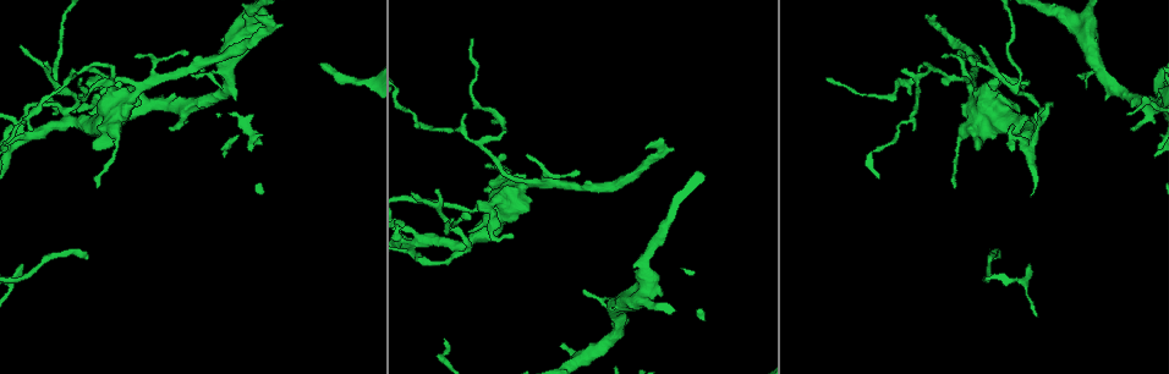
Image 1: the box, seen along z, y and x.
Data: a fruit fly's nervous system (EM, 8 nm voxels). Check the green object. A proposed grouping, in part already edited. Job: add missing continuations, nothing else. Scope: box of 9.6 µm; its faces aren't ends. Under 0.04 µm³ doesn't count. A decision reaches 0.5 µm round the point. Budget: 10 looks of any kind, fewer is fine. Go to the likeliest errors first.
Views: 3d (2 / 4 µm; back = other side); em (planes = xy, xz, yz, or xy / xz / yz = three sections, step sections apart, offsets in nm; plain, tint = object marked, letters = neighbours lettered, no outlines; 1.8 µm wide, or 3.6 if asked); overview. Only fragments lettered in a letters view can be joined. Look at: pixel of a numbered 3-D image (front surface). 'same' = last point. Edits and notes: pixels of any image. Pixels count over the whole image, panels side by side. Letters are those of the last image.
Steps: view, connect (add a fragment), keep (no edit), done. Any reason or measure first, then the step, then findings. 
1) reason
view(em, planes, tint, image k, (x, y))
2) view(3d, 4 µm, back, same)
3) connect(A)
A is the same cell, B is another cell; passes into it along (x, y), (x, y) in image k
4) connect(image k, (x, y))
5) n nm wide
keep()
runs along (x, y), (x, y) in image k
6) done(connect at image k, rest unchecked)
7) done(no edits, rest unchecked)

long arm stops here
view(em, xy, step 8, letters, image 1, (646, 147))

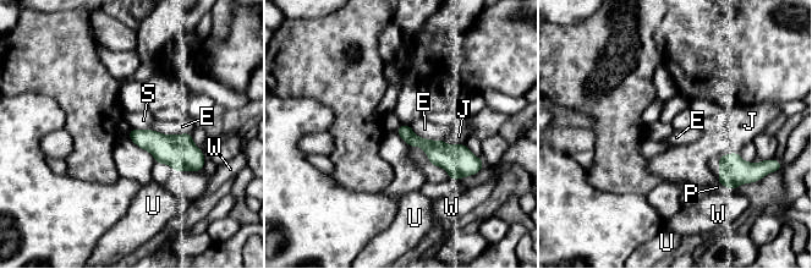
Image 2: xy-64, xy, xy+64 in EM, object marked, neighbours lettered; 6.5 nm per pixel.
view(em, planes, letters, same)

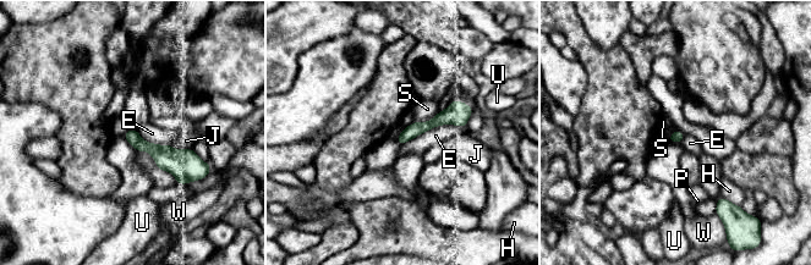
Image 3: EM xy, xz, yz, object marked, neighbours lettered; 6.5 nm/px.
keep()
E, H, J, P, S, U and W are other cells; border along (465, 126), (437, 125), (399, 145) in image 3; no lettered fragment goes on from it

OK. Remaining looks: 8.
abrupt turn
view(3d, 4 µm, image 1, (24, 138))

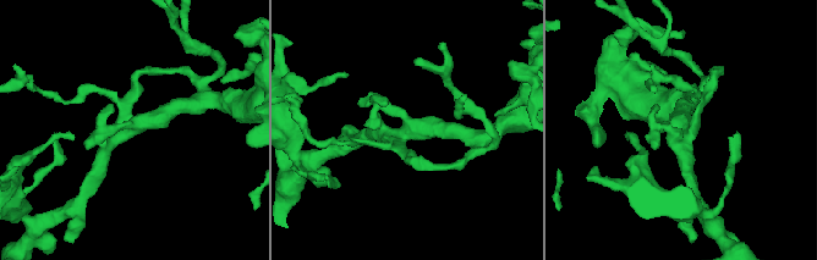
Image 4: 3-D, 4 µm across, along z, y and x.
need the tissue
view(em, planes, letters, image 4, (135, 124))

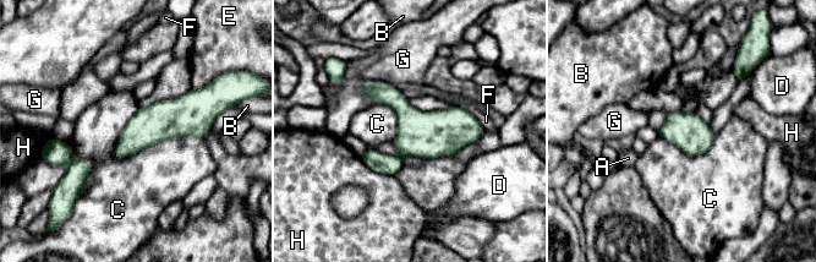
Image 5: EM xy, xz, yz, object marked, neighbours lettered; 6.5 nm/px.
keep()
A, B, C, D, E, F, G and H are other cells; no lettered fragment goes on from it

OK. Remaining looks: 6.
view(3d, 4 µm, image 1, (118, 86))

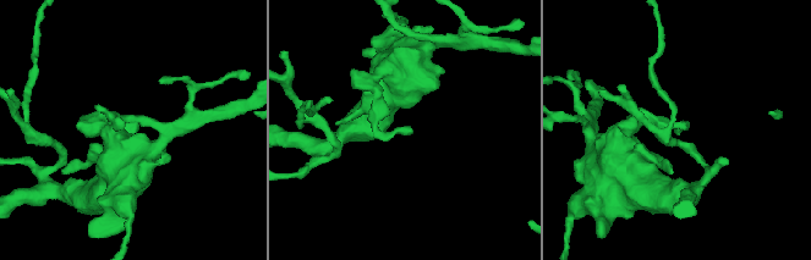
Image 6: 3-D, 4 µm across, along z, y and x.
view(em, planes, letters, image 6, (677, 132))

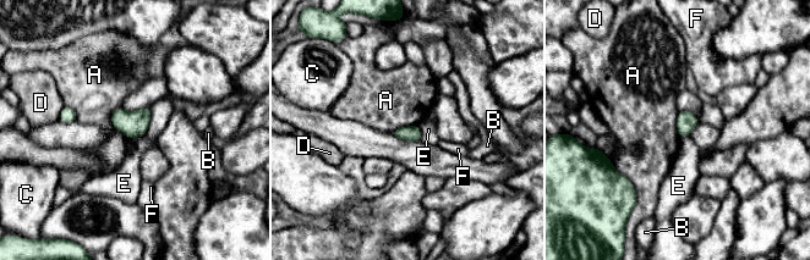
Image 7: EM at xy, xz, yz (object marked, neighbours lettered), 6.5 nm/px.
110 nm wide
keep()
A, B, C, D, E and F are other cells; border along (609, 160), (634, 187), (636, 202) in image 7; none of them fits

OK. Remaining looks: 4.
branch stops here
view(em, yz, step 8, plain, image 1, (982, 45))

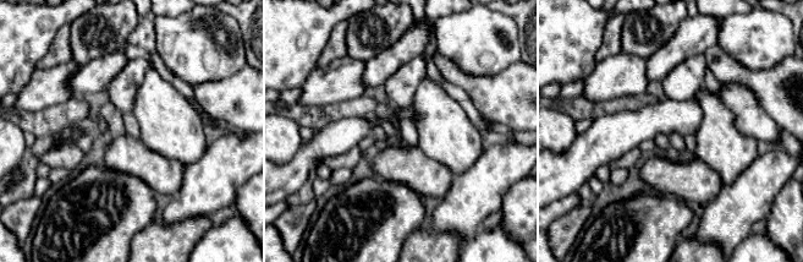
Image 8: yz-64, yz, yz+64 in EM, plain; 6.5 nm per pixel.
view(em, yz, step 8, letters, same)

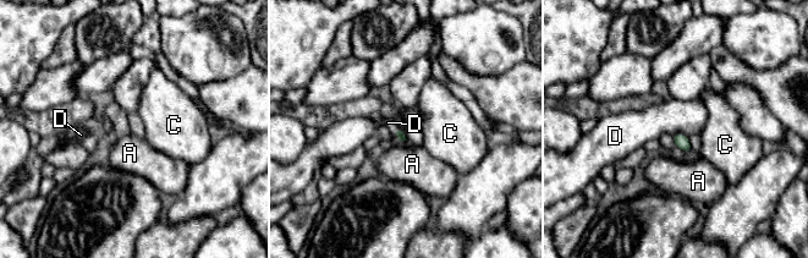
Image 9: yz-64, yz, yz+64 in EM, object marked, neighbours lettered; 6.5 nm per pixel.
keep()
A, C and D are other cells; border along (671, 136), (685, 135), (687, 137) in image 9; no lettered fragment goes on from it

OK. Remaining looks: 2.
done(no edits, rest unchecked)

